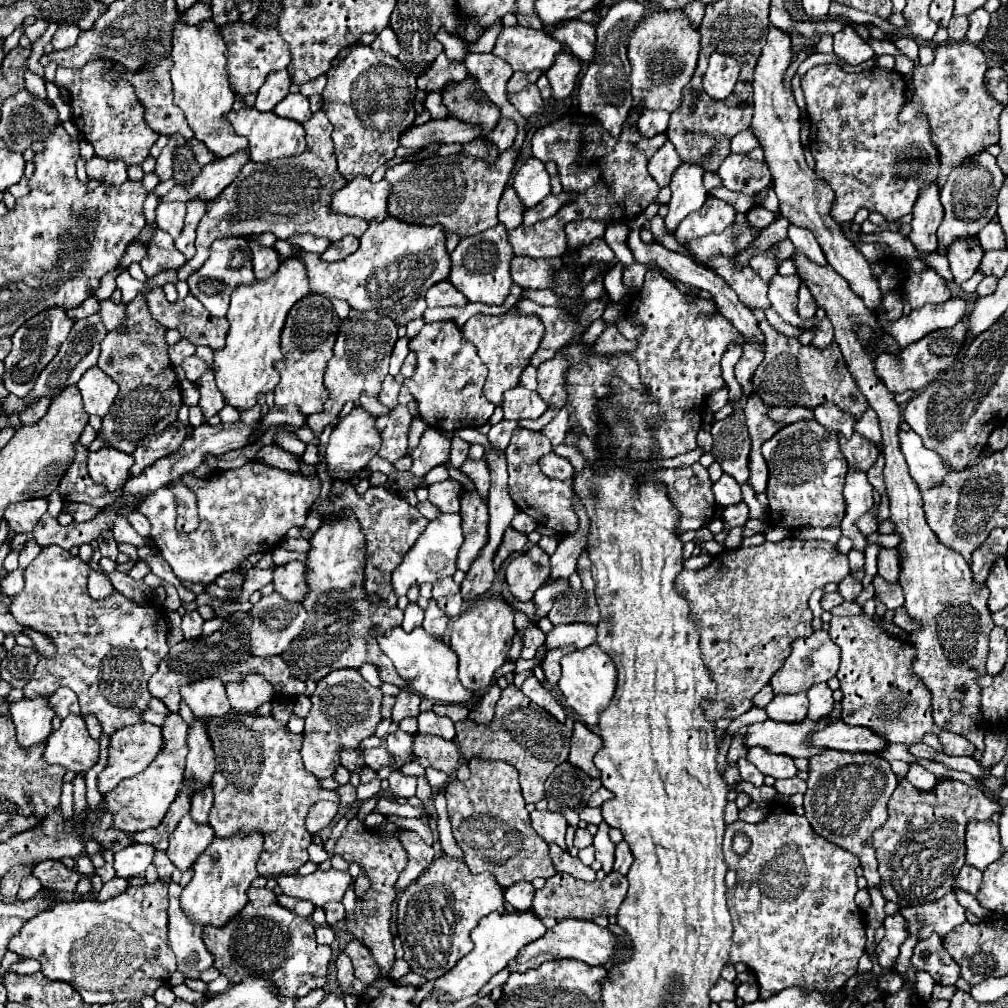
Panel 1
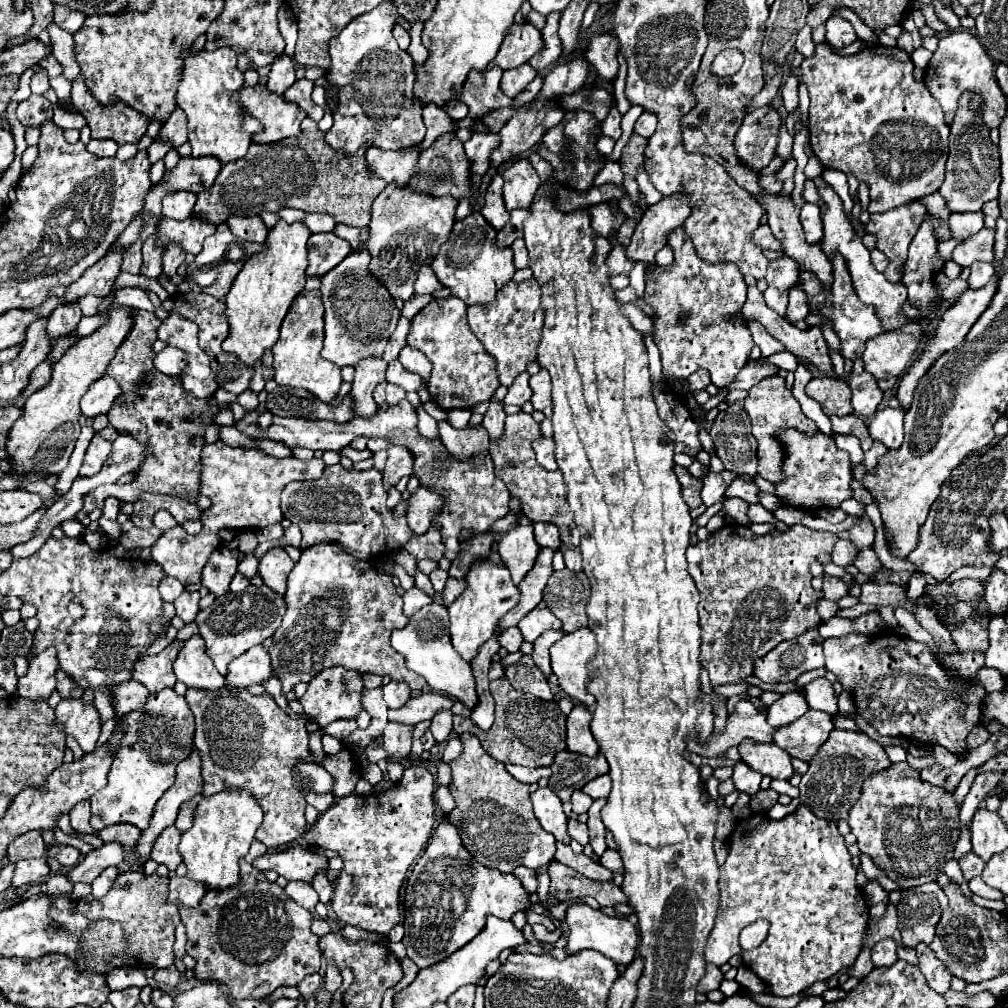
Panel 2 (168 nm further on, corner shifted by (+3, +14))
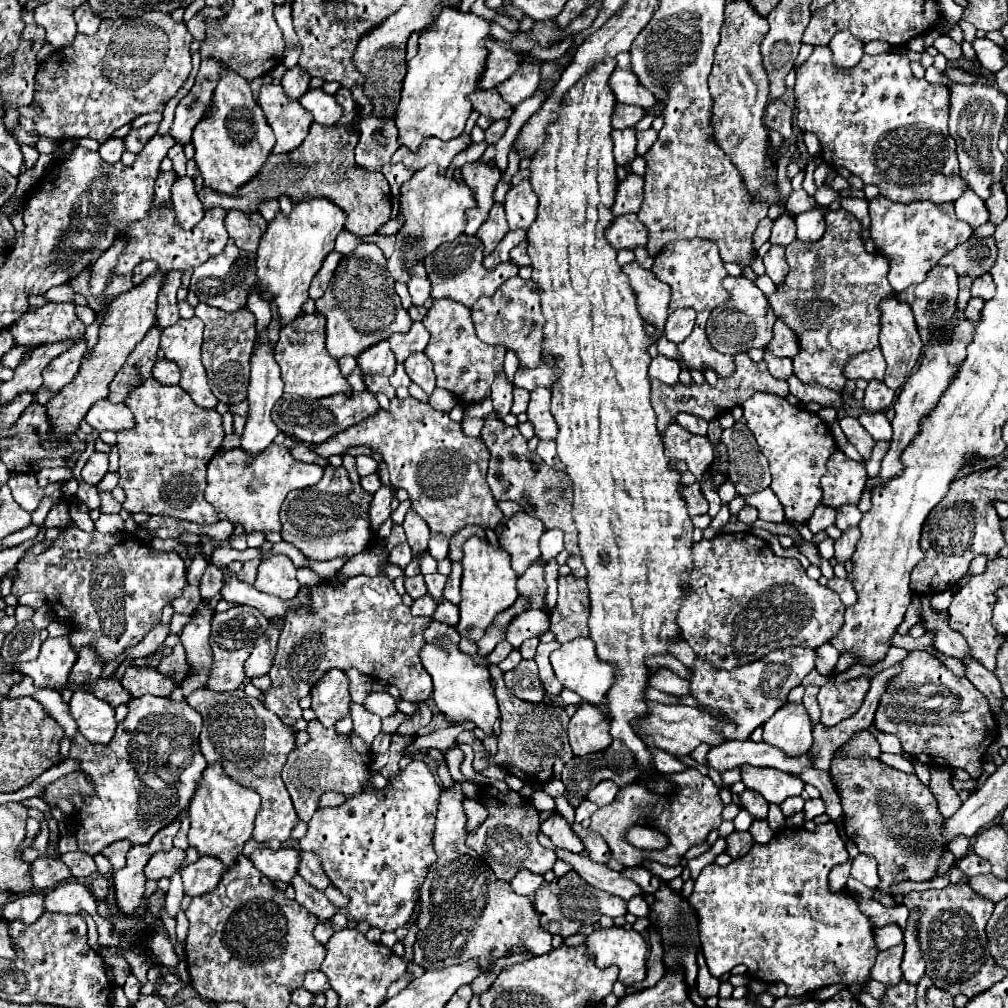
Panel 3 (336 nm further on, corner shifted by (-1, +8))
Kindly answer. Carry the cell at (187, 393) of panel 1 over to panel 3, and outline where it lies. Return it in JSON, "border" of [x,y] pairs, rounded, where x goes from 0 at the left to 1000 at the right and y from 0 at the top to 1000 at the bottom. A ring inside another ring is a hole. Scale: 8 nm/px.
{"border":[[[190,314],[190,316],[179,316],[177,320],[165,324],[161,328],[161,340],[159,340],[159,346],[163,348],[165,356],[171,356],[179,362],[179,368],[181,368],[181,374],[179,374],[179,384],[188,390],[190,398],[198,404],[204,404],[204,406],[210,406],[214,404],[216,396],[210,392],[208,388],[208,382],[206,382],[206,376],[204,376],[204,366],[198,358],[198,342],[200,342],[200,326],[202,326],[202,320],[196,316],[196,314]]]}

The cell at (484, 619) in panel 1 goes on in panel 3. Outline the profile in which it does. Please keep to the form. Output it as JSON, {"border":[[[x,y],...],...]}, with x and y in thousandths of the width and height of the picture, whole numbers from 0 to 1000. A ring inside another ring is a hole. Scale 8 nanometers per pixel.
{"border":[[[466,533],[460,539],[460,555],[458,555],[460,570],[458,570],[458,596],[456,596],[456,616],[454,628],[464,628],[466,636],[474,636],[480,632],[482,624],[488,620],[490,612],[508,602],[514,586],[512,586],[512,568],[506,563],[506,551],[498,547],[498,543],[488,543],[484,537],[474,533]]]}

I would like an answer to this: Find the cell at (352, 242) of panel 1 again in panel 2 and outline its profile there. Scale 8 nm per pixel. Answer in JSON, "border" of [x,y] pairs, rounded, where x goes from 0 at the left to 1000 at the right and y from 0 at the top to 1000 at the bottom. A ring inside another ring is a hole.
{"border":[[[312,231],[306,243],[308,243],[308,251],[306,251],[308,263],[304,267],[306,275],[310,273],[319,275],[349,249],[347,241],[331,231]]]}

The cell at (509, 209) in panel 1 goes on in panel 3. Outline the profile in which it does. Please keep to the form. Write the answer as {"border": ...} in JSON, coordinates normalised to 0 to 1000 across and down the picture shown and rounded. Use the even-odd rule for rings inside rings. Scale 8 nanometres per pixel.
{"border":[[[492,201],[488,207],[486,207],[486,213],[482,217],[482,221],[474,227],[474,235],[478,237],[480,241],[480,253],[486,253],[486,249],[490,249],[490,245],[496,241],[496,237],[504,231],[504,221],[502,221],[502,215],[500,215],[500,203],[498,201]]]}

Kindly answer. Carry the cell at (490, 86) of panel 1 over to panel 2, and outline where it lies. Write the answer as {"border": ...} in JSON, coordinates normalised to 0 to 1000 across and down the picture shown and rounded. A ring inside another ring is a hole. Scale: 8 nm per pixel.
{"border":[[[486,66],[478,72],[466,72],[462,88],[458,88],[458,102],[464,104],[466,112],[458,120],[451,121],[452,128],[467,127],[474,118],[486,114],[492,108],[506,106],[506,96],[496,90],[498,68]]]}

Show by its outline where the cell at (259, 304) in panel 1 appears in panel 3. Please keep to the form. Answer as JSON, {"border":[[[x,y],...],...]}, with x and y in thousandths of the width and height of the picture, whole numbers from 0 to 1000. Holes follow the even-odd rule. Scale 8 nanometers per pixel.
{"border":[[[312,195],[308,199],[290,203],[288,213],[276,211],[266,223],[254,249],[256,281],[250,289],[270,293],[268,299],[276,305],[278,324],[290,320],[300,311],[300,303],[306,299],[308,279],[319,265],[321,255],[331,247],[331,237],[339,229],[341,219],[343,213],[337,205],[321,195]]]}

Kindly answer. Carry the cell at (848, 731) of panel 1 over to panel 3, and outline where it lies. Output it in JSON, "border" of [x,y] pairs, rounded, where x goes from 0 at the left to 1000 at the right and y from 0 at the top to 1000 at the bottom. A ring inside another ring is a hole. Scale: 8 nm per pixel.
{"border":[[[746,733],[720,735],[712,741],[706,741],[702,747],[702,755],[710,765],[736,761],[742,757],[742,759],[752,759],[752,761],[768,761],[768,763],[792,769],[798,763],[808,761],[808,753],[804,745],[800,749],[792,749],[792,753],[784,753],[784,749],[776,749],[772,741],[764,741],[758,735],[748,737]]]}

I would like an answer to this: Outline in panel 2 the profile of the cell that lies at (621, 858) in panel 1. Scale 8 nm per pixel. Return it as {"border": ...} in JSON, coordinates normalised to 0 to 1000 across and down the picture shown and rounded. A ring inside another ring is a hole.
{"border":[[[601,842],[601,846],[595,850],[595,856],[605,862],[605,864],[613,864],[613,866],[619,866],[619,860],[617,860],[617,852],[615,852],[615,846],[613,844],[607,844],[607,842]]]}

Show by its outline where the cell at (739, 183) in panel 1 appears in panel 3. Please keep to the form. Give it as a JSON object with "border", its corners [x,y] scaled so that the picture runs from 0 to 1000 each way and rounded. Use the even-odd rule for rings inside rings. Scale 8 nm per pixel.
{"border":[[[776,98],[764,100],[760,106],[758,124],[772,130],[778,138],[782,138],[786,134],[786,108]]]}

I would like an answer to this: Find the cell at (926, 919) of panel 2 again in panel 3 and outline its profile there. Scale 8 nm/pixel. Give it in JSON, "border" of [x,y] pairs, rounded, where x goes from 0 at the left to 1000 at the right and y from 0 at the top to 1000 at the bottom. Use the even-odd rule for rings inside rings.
{"border":[[[903,904],[903,910],[897,922],[895,963],[897,963],[897,971],[903,975],[911,975],[919,961],[919,953],[915,951],[915,941],[911,939],[911,928],[907,928],[907,916],[911,916],[911,904]]]}

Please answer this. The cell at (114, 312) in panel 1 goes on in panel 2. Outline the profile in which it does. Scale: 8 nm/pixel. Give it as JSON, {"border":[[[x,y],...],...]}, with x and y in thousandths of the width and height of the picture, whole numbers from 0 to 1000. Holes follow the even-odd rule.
{"border":[[[81,295],[77,299],[77,303],[79,303],[79,307],[81,307],[83,313],[93,313],[95,307],[97,307],[97,303],[99,303],[99,299],[101,299],[99,295]]]}

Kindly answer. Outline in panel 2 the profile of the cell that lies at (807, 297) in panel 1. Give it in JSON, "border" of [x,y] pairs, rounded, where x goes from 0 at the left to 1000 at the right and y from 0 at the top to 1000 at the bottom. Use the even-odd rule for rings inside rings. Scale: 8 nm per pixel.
{"border":[[[784,287],[784,301],[780,305],[780,313],[778,316],[782,320],[788,320],[792,316],[800,316],[802,307],[800,307],[800,291],[796,291],[796,287]]]}

